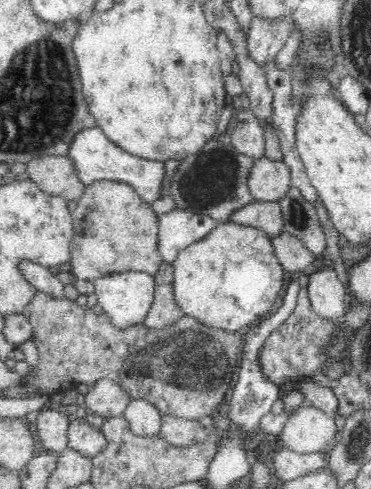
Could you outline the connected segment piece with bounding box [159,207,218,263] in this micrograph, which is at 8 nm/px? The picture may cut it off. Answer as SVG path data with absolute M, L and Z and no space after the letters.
M176 208L159 217L159 252L163 260L172 263L178 254L195 241L201 240L218 222Z

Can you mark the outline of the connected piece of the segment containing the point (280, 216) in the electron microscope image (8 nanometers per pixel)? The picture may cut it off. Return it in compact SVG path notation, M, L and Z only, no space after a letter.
M254 200L252 204L238 210L232 221L261 228L270 238L281 236L285 230L284 210L280 202Z

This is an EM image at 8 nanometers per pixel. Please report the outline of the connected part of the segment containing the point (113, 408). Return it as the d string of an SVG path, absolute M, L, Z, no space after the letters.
M109 378L97 380L93 386L83 390L88 408L104 418L123 414L127 404L135 397L128 389Z

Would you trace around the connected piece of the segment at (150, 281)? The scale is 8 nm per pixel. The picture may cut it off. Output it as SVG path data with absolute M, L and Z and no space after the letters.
M122 271L107 273L106 276L93 280L97 304L114 327L125 329L143 327L155 295L155 277L142 271Z

